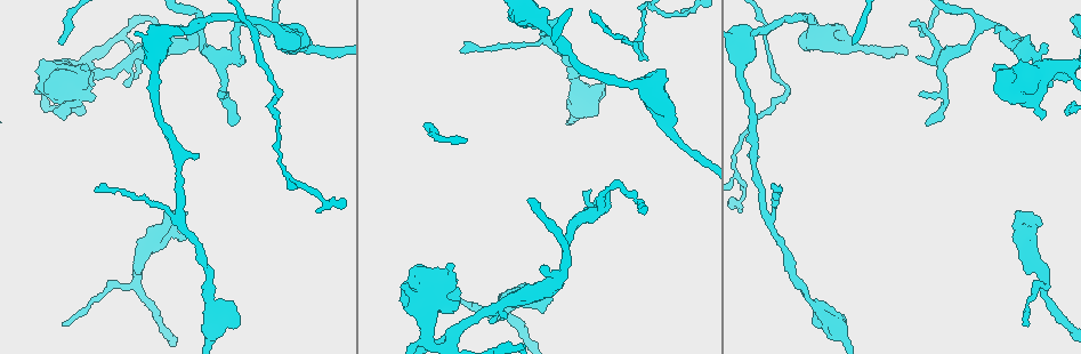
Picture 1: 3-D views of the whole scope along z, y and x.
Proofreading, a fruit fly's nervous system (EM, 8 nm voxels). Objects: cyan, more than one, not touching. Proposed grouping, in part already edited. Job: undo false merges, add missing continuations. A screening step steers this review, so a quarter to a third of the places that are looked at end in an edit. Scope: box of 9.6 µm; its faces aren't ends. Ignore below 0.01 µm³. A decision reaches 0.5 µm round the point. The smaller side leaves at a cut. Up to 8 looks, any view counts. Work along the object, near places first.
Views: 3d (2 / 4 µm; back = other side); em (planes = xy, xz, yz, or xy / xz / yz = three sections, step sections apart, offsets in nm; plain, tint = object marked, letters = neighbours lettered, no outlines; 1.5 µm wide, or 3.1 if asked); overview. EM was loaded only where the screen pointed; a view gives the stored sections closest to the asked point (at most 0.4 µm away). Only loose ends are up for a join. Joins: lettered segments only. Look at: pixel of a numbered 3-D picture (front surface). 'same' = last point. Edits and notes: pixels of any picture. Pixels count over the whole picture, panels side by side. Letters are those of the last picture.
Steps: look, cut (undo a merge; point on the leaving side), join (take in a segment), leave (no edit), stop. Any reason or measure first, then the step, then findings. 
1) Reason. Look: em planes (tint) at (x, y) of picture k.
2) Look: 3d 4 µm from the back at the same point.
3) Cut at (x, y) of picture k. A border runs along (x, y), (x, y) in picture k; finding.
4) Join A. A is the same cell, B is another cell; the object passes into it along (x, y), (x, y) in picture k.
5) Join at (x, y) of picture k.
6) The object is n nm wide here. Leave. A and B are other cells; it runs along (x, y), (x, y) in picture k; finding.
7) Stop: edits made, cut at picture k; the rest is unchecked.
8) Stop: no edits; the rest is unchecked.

Free end. Look: 3d 2 µm at (926, 125) of picture 1.

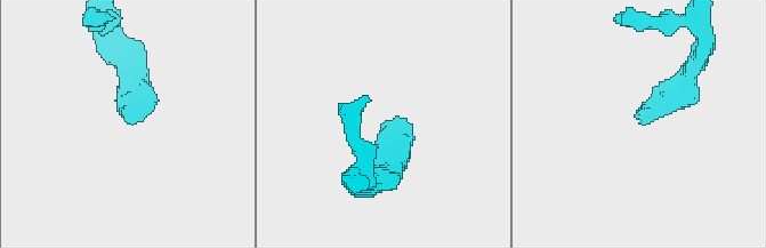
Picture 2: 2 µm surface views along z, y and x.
Need the tissue. Look: em planes (plain) at (386, 120) of picture 2.

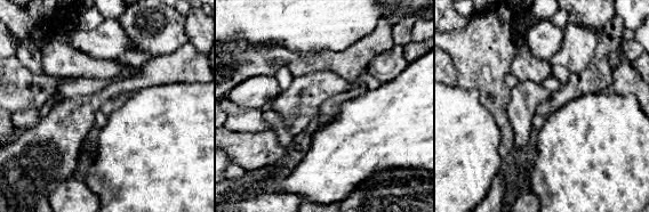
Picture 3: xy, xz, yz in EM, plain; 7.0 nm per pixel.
See the neighbours. Look: em planes (letters) at the same point.

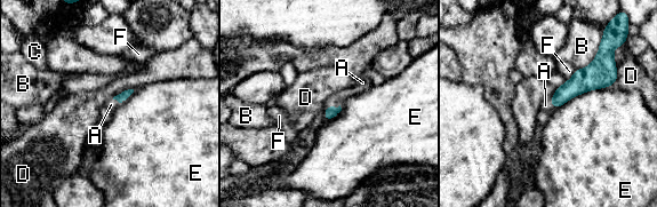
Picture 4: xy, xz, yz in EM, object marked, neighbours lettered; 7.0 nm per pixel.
Join A. A is the same cell, B, C, D, E and F are other cells; the object passes into it along (330, 111), (333, 106), (335, 100) in picture 4; the neuron continues.

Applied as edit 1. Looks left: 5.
Look: overview.

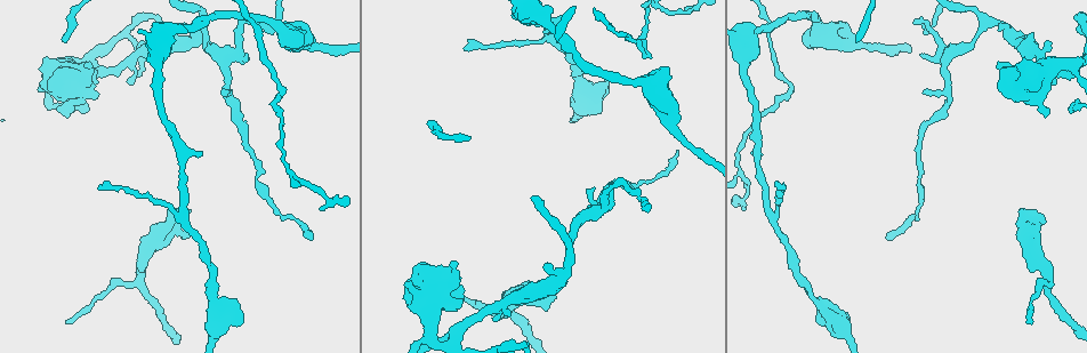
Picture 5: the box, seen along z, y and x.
Branch point. Look: em planes (plain) at (169, 230) of picture 5.

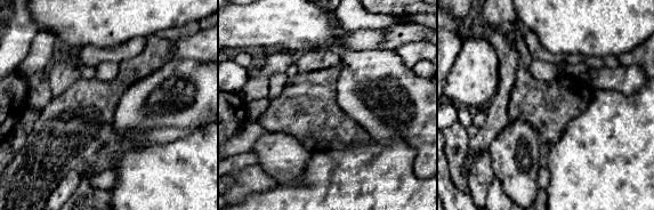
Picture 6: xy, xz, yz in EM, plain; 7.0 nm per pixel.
Look: em planes (letters) at the same point.

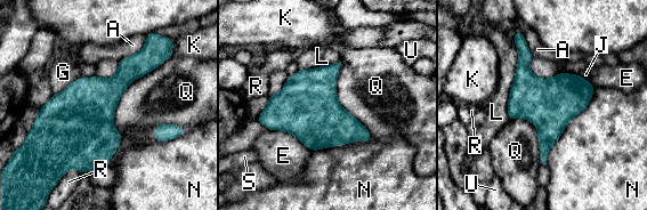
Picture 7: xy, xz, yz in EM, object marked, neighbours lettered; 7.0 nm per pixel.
The longest contact is with N, 650 nm. Leave. A, E, G, J, K, L, N, Q, R, S and U are other cells; a border runs along (169, 58), (126, 88), (115, 130) in picture 7; all the same neuron.

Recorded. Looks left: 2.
Branch stops here. Look: 3d 2 µm at (202, 151) of picture 5.

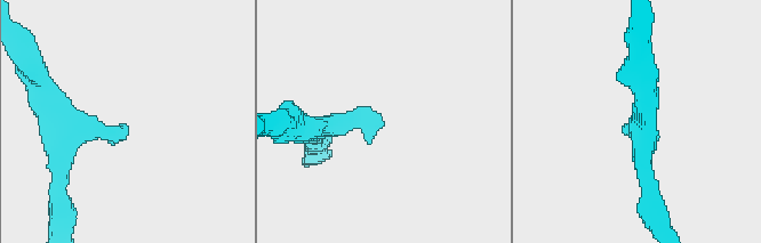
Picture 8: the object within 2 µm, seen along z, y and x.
Look: em planes (letters) at (640, 128) of picture 8.

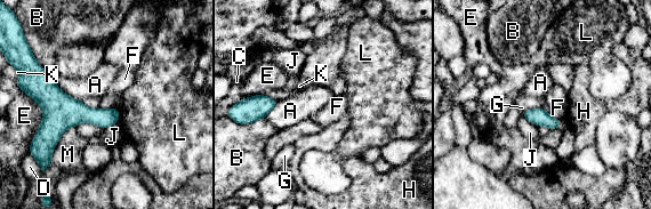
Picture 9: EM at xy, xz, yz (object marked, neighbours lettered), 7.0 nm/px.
Leave. A, B, C, D, E, F, G, H, J, K, L and M are other cells; it runs along (23, 72), (64, 112), (115, 119) in picture 9; none of them fits.

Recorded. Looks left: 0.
Stop: edits made, join at picture 4; the rest is unchecked.

